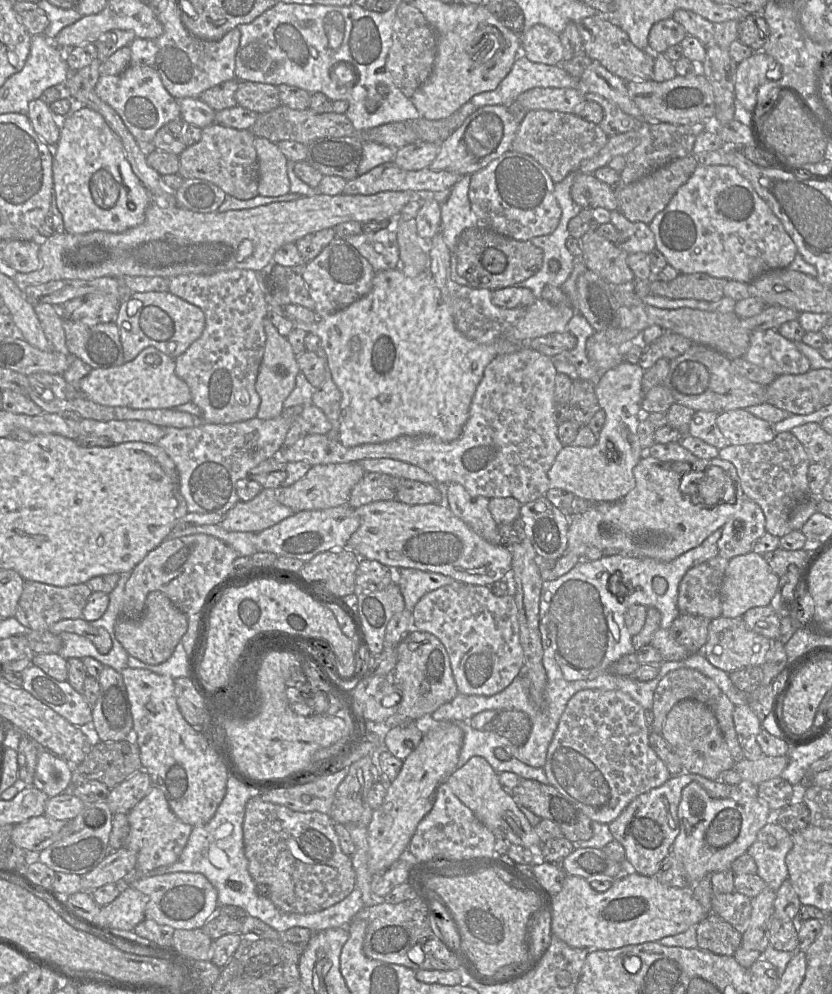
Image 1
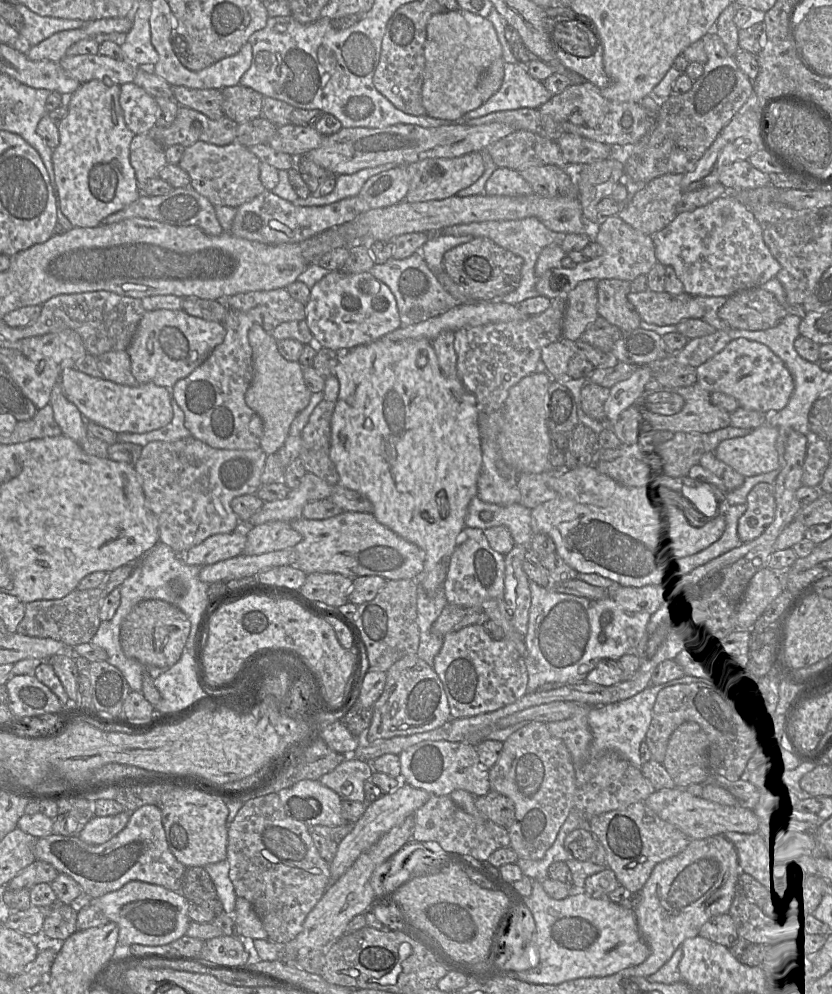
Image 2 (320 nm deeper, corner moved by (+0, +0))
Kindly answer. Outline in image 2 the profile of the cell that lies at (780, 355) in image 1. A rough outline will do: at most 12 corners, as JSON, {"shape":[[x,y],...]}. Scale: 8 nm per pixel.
{"shape":[[732,340],[697,367],[697,383],[765,414],[794,391],[766,345]]}

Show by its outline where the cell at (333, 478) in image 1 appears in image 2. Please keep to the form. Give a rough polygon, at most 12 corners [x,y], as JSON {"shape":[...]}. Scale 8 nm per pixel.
{"shape":[[290,522],[252,527],[242,554],[293,548],[301,534]]}

